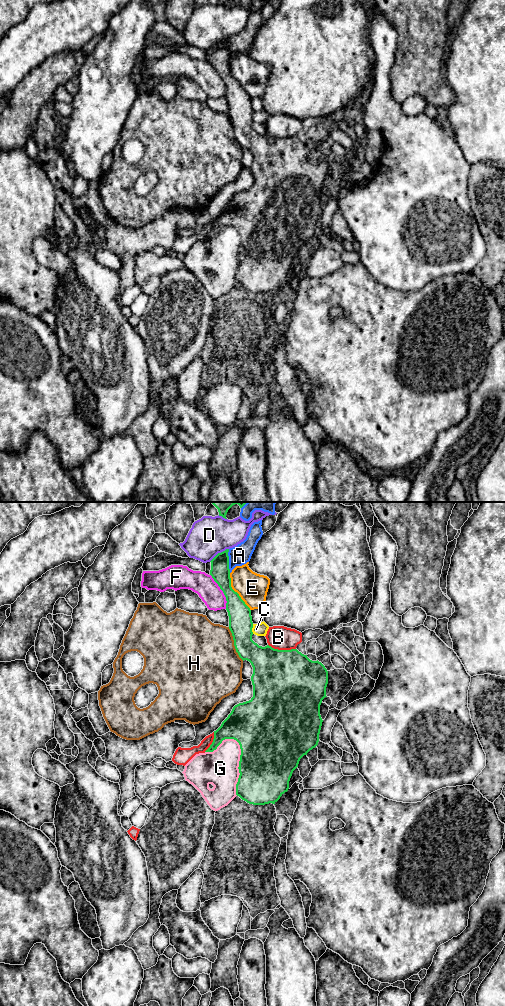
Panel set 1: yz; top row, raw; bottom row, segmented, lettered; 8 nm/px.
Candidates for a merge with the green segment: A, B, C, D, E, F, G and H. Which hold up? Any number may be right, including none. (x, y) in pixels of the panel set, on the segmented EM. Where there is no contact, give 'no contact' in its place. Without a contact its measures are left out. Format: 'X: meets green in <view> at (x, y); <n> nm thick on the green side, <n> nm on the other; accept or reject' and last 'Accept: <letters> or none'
A: meets green in yz at (228, 561); 160 nm thick on the green side, 160 nm on the other; reject
B: meets green in yz at (282, 650); 500 nm thick on the green side, 190 nm on the other; reject
C: meets green in yz at (251, 629); 190 nm thick on the green side, 110 nm on the other; reject
D: meets green in yz at (218, 553); 160 nm thick on the green side, 300 nm on the other; reject
E: meets green in yz at (236, 592); 190 nm thick on the green side, 240 nm on the other; reject
F: meets green in yz at (222, 590); 180 nm thick on the green side, 180 nm on the other; reject
G: meets green in yz at (239, 763); 460 nm thick on the green side, 280 nm on the other; reject
H: meets green in yz at (234, 644); 190 nm thick on the green side, 500 nm on the other; reject
Accept: none

